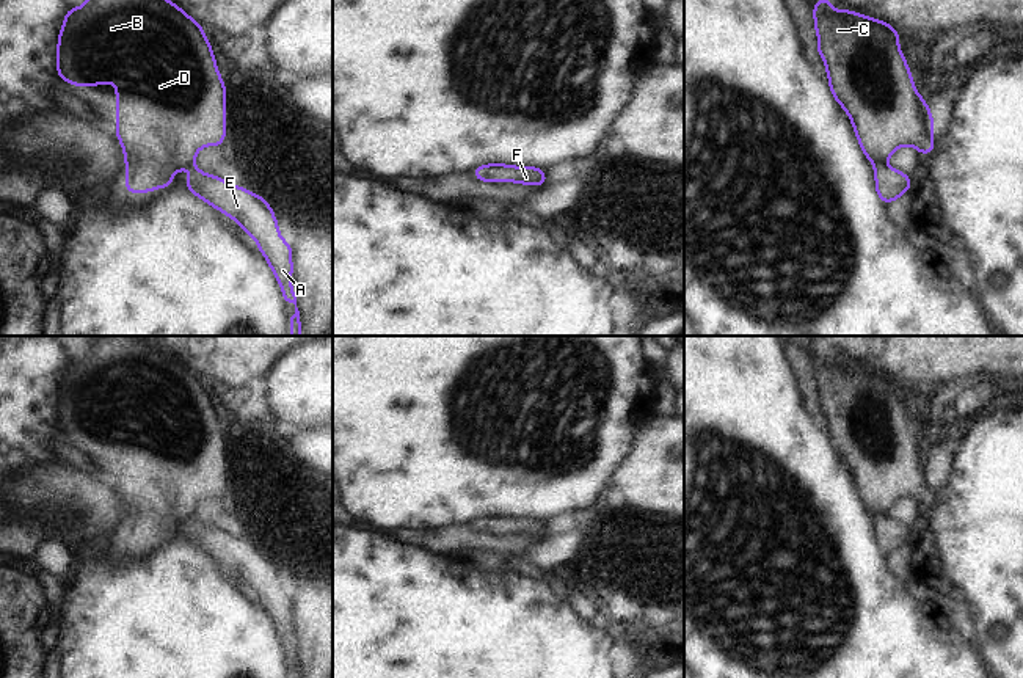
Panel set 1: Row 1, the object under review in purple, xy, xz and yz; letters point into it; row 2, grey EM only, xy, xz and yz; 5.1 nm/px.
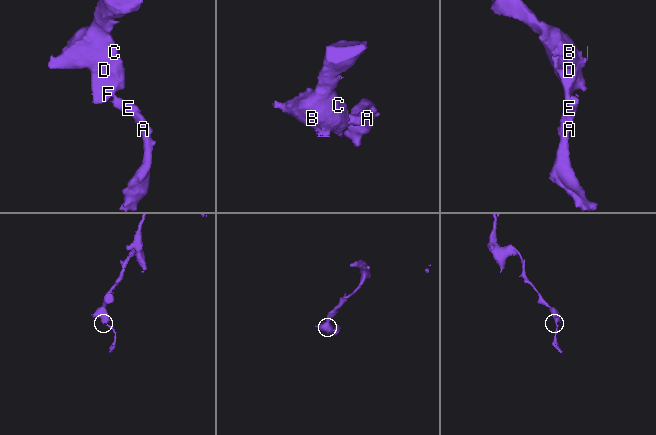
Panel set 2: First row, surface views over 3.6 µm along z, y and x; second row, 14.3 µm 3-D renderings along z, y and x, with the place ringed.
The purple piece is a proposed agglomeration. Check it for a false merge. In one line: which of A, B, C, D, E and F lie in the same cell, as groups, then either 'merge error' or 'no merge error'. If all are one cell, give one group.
A E / B C D F; merge error

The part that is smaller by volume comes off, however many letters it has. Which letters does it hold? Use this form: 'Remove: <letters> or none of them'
Remove: A, E

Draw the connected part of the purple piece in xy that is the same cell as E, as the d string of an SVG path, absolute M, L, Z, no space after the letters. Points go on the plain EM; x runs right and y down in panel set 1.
M190 515L190 530L185 540L198 549L220 560L226 568L240 576L265 606L278 636L282 639L282 653L295 656L295 665L290 669L290 678L301 678L297 647L292 640L292 598L279 587L275 563L265 549L249 545L245 538L234 538L213 526L204 526Z

